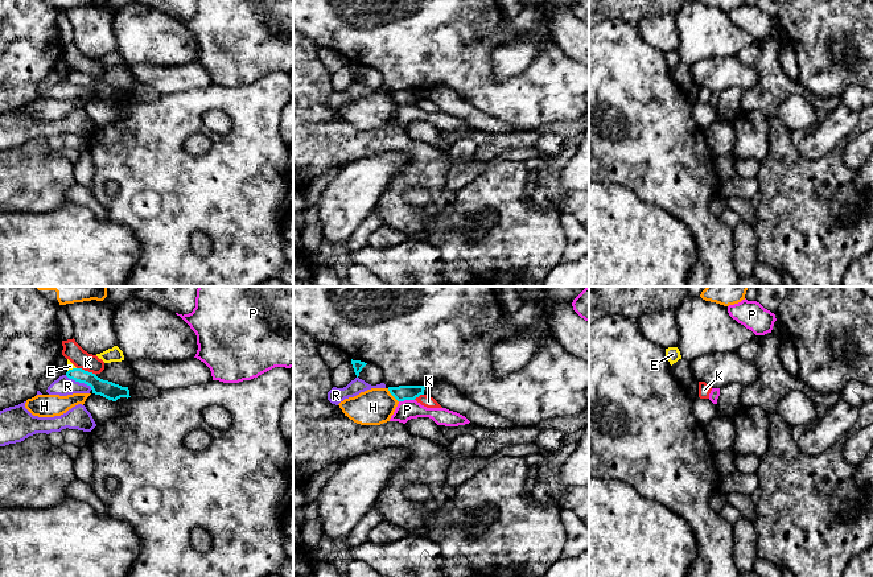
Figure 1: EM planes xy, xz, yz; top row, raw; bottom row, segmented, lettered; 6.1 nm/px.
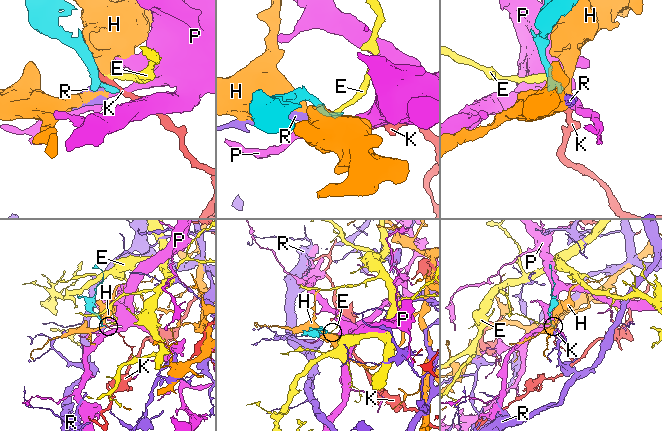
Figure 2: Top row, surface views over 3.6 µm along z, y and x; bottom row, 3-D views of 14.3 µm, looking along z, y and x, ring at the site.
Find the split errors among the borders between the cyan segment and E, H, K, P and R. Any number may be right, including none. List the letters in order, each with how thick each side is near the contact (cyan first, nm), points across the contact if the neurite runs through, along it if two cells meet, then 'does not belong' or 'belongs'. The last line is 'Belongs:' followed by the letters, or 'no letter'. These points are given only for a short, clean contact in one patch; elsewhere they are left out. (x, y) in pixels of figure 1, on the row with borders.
E: calibres 100 and 50 nm; border xy (75, 367), (68, 371); does not belong
H: calibres 100 and 220 nm; does not belong
K: calibres 110 and 110 nm; does not belong
P: calibres 100 and 120 nm; border xz (414, 399), (399, 402); does not belong
R: calibres 110 and 120 nm; border xy (65, 375), (83, 382), (91, 388); does not belong
Belongs: no letter

